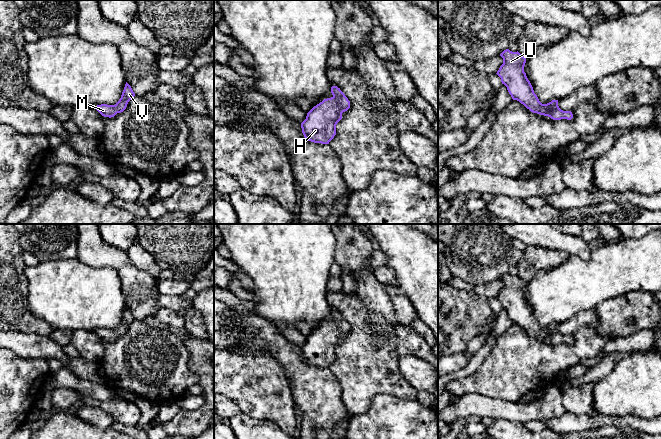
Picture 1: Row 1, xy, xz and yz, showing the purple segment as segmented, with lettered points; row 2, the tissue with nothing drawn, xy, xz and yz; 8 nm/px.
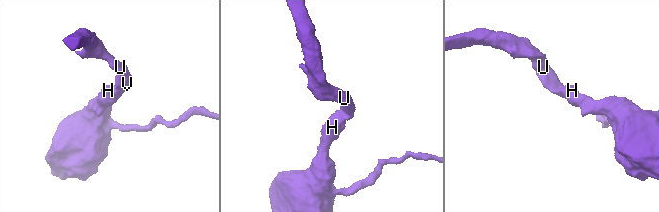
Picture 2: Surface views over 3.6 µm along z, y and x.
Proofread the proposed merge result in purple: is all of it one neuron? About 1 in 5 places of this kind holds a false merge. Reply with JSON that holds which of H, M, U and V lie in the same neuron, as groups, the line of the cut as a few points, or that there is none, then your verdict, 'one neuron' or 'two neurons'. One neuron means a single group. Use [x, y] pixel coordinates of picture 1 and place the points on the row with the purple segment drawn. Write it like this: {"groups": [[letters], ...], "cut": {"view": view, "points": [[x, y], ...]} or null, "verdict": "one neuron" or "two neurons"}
{"groups": [["H", "M", "U", "V"]], "cut": null, "verdict": "one neuron"}

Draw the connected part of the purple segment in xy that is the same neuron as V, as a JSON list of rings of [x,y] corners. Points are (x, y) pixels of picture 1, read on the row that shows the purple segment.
[[[126,82],[121,98],[115,105],[101,104],[94,106],[93,108],[95,108],[102,116],[111,118],[117,113],[123,112],[126,109],[128,102],[134,96],[135,93],[133,92],[131,86]]]

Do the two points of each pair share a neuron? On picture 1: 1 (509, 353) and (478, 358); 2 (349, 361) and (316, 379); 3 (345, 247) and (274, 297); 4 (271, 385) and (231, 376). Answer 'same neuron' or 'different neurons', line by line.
1: different neurons
2: different neurons
3: different neurons
4: same neuron

